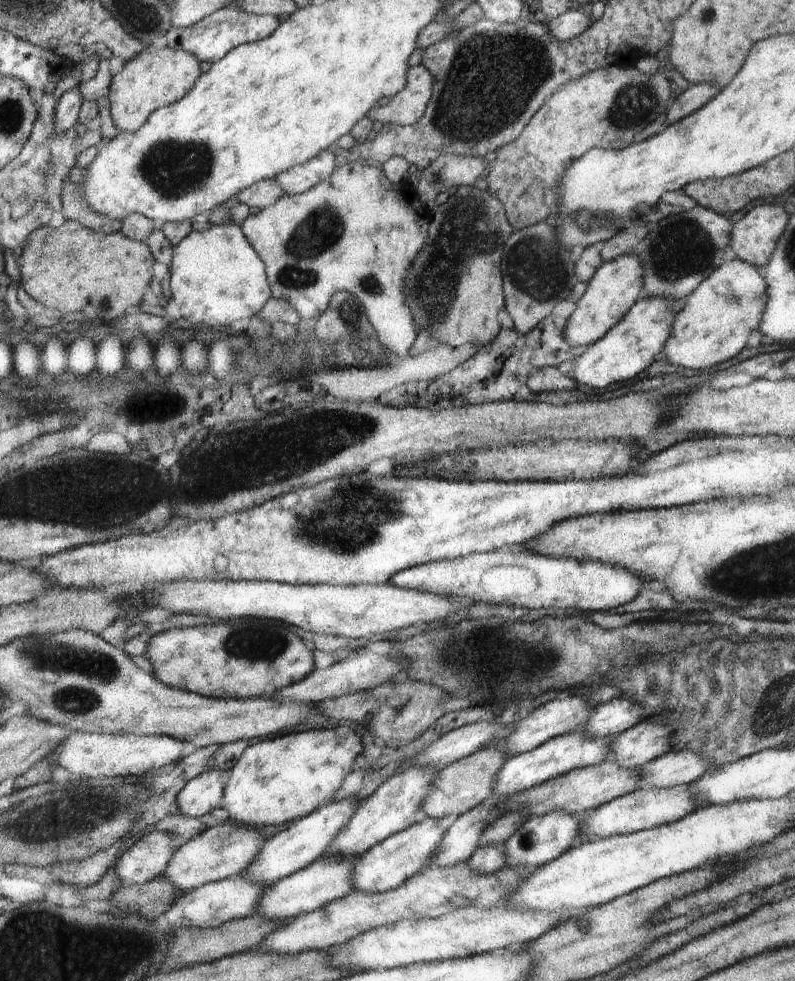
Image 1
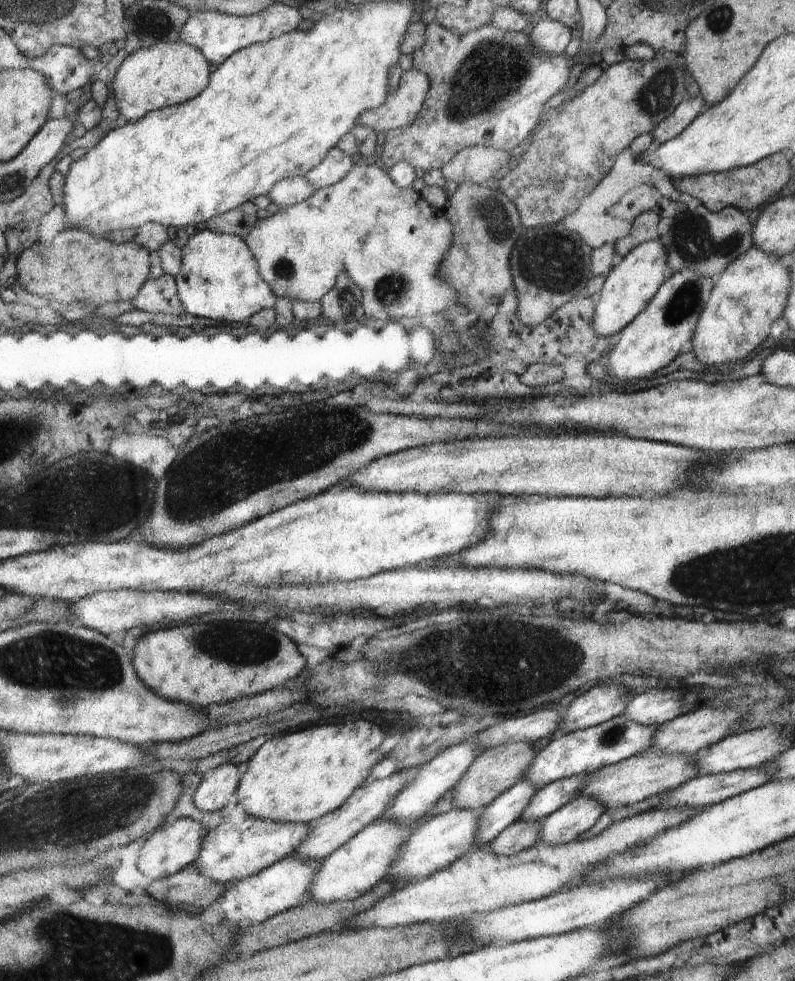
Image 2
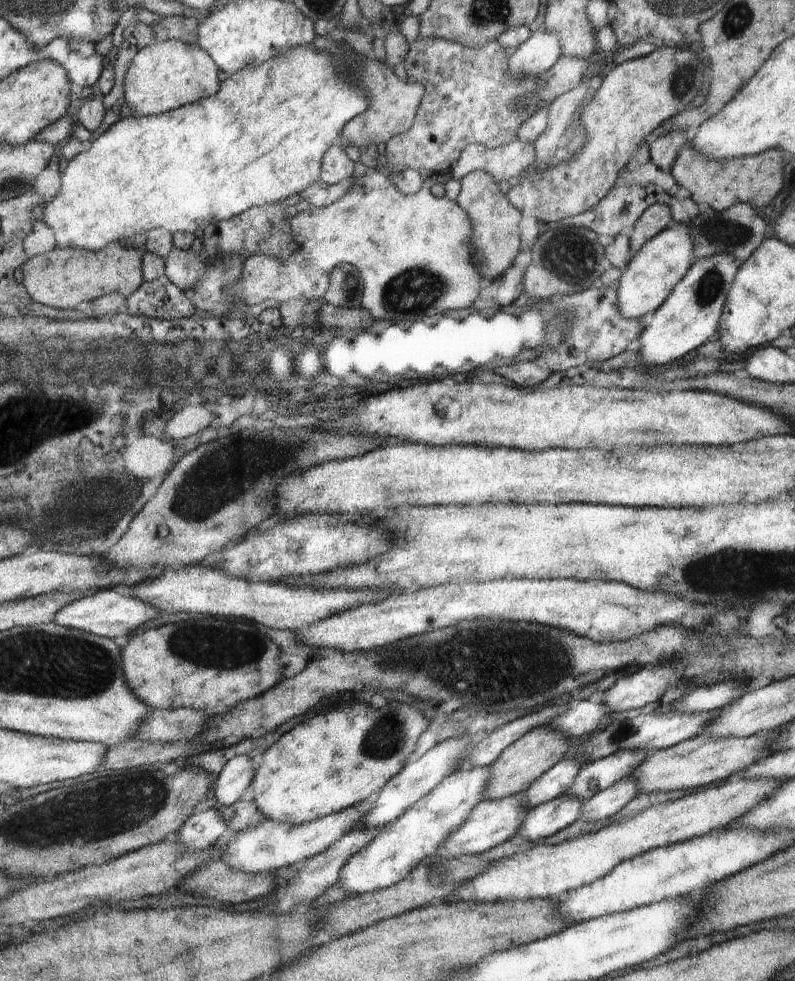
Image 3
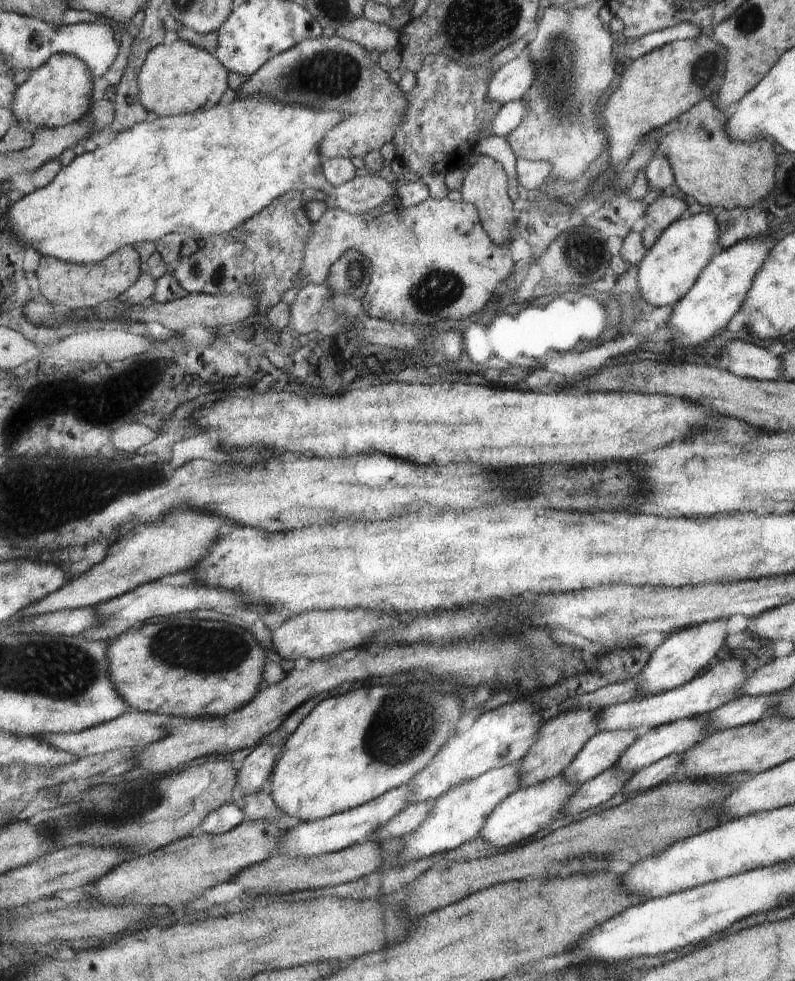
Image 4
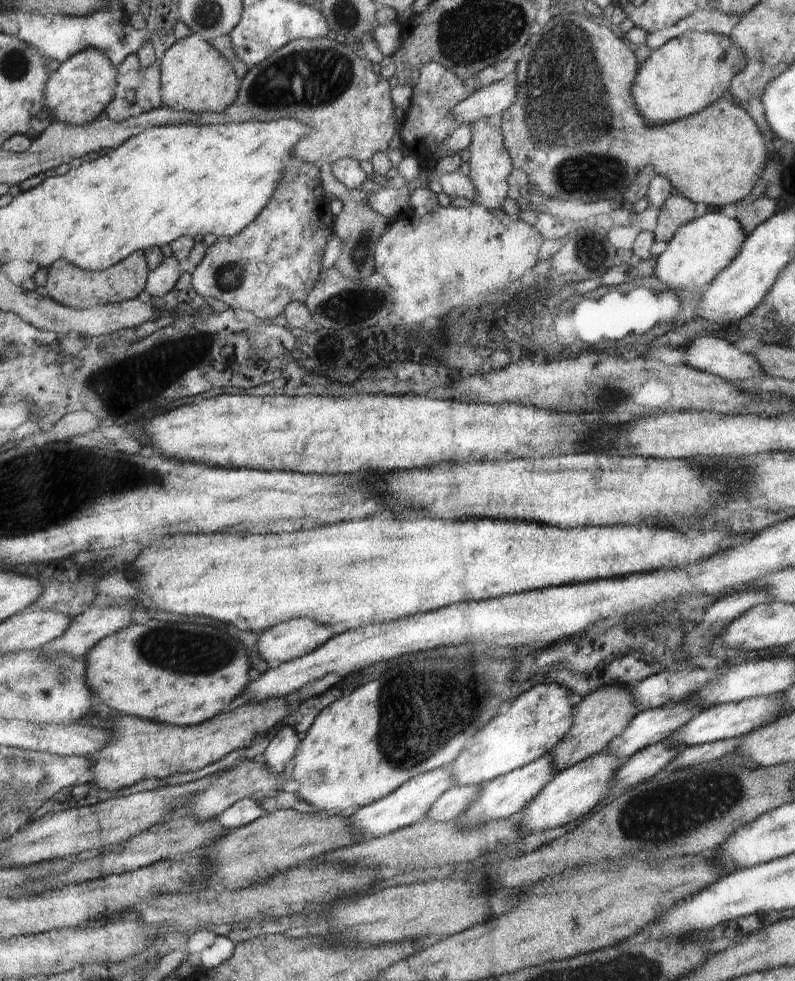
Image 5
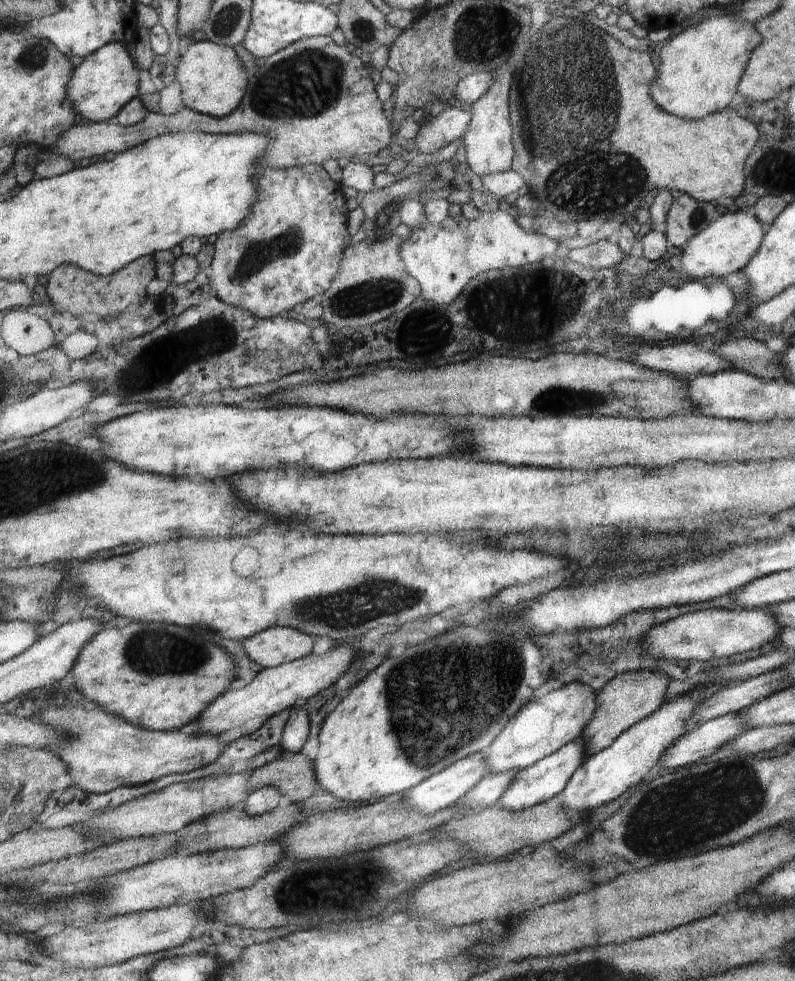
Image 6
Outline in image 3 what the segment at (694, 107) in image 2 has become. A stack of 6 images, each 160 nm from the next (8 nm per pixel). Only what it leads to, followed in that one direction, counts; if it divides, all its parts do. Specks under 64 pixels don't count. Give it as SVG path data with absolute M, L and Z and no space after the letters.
M672 128L670 132L660 136L649 145L650 162L654 163L660 170L668 172L672 168L679 151L687 142L684 130Z

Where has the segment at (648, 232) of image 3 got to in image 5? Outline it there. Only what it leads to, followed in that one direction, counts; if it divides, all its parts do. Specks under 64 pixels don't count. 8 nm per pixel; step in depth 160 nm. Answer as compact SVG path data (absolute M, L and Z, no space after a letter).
M680 194L670 196L658 214L657 225L652 232L655 240L670 243L683 224L696 219L694 210L695 203L687 197Z

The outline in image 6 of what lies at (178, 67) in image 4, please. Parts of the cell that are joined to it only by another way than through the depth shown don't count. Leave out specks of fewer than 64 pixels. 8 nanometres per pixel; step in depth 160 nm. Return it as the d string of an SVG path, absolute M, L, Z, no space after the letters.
M208 40L194 41L180 57L177 81L186 108L218 118L228 116L238 108L249 82L246 82L246 70L234 47L214 44Z

